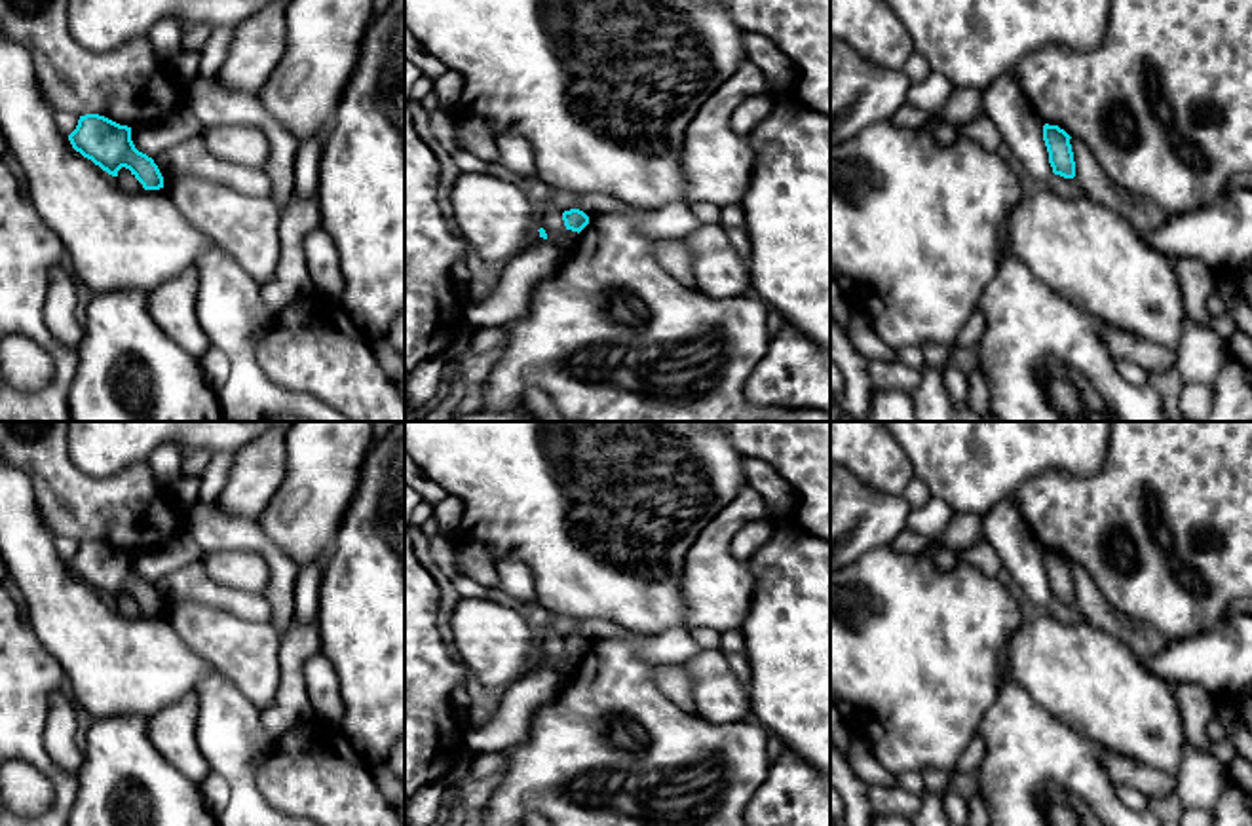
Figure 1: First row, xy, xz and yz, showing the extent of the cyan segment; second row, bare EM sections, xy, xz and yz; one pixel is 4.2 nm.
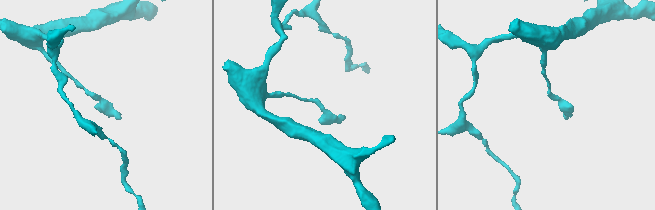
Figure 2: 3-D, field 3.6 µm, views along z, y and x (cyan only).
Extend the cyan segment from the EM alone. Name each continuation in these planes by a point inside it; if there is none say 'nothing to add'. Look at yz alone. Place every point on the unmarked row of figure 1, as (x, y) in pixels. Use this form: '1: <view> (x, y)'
nothing to add

